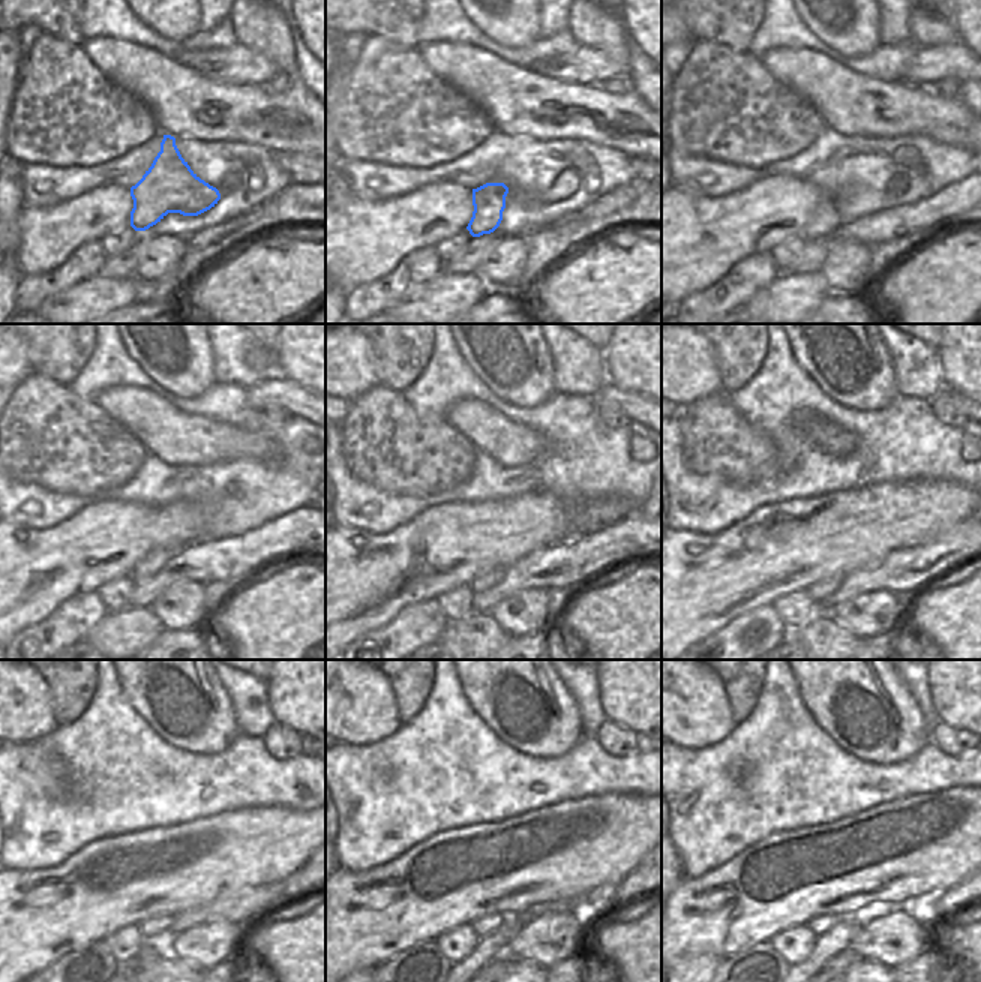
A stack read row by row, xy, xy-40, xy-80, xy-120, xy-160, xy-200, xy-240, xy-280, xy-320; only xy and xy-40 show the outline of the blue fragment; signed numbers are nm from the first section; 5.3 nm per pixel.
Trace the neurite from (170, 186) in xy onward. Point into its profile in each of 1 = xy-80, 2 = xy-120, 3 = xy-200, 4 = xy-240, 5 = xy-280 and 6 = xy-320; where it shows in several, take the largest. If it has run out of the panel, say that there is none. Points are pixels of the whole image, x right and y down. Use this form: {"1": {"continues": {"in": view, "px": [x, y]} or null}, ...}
{"1": {"continues": {"in": "xy-80", "px": [825, 219]}}, "2": {"continues": {"in": "xy-120", "px": [156, 558]}}, "3": {"continues": {"in": "xy-200", "px": [819, 591]}}, "4": {"continues": {"in": "xy-240", "px": [155, 928]}}, "5": {"continues": {"in": "xy-280", "px": [488, 924]}}, "6": {"continues": {"in": "xy-320", "px": [818, 925]}}}

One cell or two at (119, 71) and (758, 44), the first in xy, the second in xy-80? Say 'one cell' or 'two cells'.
two cells

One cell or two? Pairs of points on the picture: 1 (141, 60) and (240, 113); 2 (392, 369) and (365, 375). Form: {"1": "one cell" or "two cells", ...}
{"1": "one cell", "2": "two cells"}

